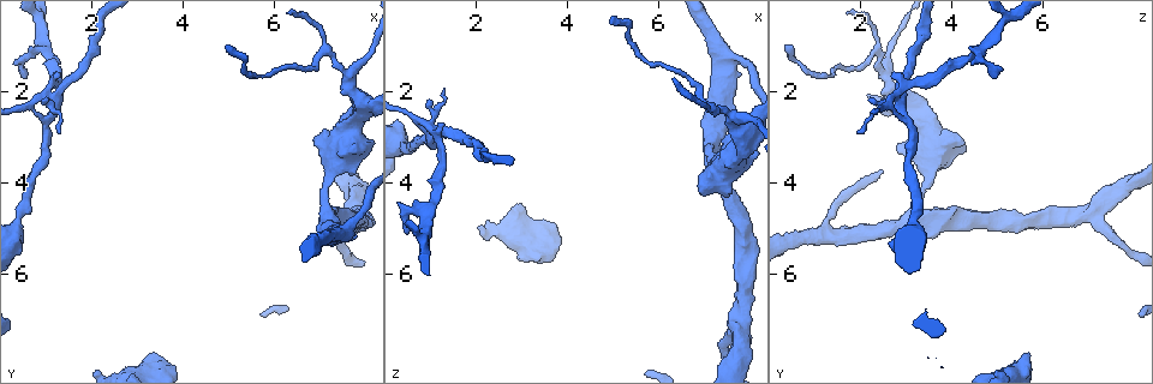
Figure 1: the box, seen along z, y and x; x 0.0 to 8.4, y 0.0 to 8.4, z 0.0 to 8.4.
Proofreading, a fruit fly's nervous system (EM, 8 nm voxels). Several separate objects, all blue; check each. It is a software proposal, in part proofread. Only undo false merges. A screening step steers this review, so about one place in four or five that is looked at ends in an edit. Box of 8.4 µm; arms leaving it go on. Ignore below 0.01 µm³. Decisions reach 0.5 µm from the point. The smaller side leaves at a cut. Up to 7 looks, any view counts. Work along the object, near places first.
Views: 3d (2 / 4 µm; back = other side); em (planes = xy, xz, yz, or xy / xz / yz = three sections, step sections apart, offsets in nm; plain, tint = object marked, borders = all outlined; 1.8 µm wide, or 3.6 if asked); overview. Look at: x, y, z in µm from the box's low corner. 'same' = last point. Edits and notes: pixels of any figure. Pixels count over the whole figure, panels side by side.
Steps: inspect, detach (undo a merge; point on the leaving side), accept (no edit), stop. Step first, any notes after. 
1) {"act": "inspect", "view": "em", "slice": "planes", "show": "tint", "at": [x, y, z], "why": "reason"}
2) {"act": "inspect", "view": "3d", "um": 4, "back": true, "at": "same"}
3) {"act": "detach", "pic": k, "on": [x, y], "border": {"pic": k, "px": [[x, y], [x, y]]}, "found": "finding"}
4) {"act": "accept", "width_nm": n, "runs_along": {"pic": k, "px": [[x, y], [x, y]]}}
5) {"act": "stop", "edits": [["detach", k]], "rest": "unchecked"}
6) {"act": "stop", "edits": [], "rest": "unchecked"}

{"act": "inspect", "view": "3d", "um": 2, "at": [7.20, 4.60, 3.20], "why": "calibre changes"}

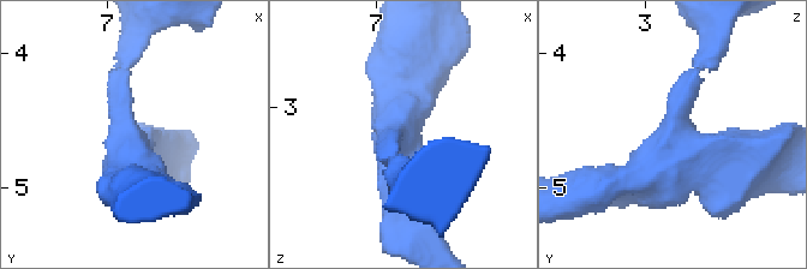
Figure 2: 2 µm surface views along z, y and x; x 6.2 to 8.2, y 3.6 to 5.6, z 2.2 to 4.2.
{"act": "inspect", "view": "em", "slice": "yz", "step": 8, "show": "tint", "at": [7.18, 4.64, 3.26]}

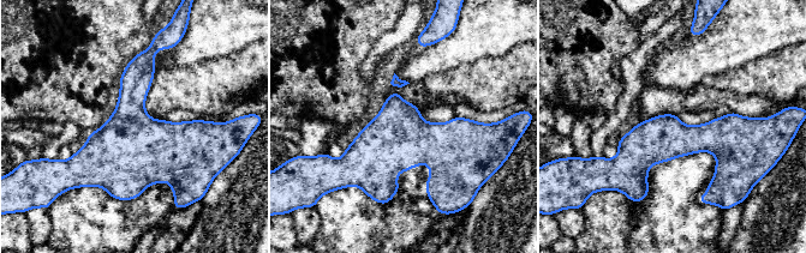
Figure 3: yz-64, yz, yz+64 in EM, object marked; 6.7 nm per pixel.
{"act": "inspect", "view": "em", "slice": "xy", "step": 4, "show": "borders", "at": "same", "why": "cut it another way"}

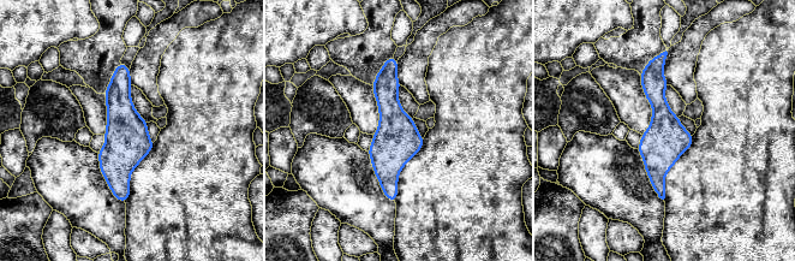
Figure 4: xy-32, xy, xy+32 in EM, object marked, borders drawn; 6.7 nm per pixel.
{"act": "accept", "runs_along": {"pic": 4, "px": [[659, 58], [656, 99], [662, 195]]}, "found": "continuous, no second cell"}

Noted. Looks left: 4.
{"act": "inspect", "view": "em", "slice": "planes", "show": "tint", "at": [1.05, 2.55, 3.00], "why": "sharp bend"}

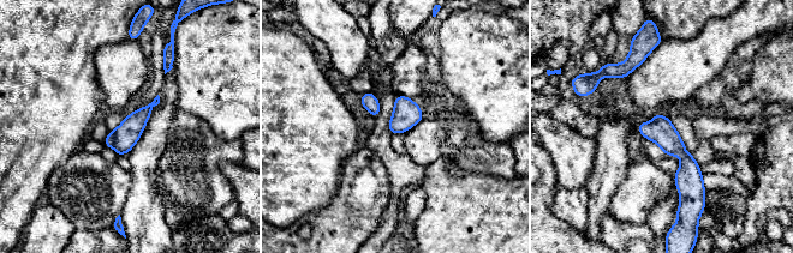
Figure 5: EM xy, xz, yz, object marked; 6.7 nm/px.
{"act": "detach", "pic": 5, "on": [109, 139], "found": "two cells meet here"}

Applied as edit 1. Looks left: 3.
{"act": "stop", "edits": [["detach", 5]], "rest": "unchecked"}

